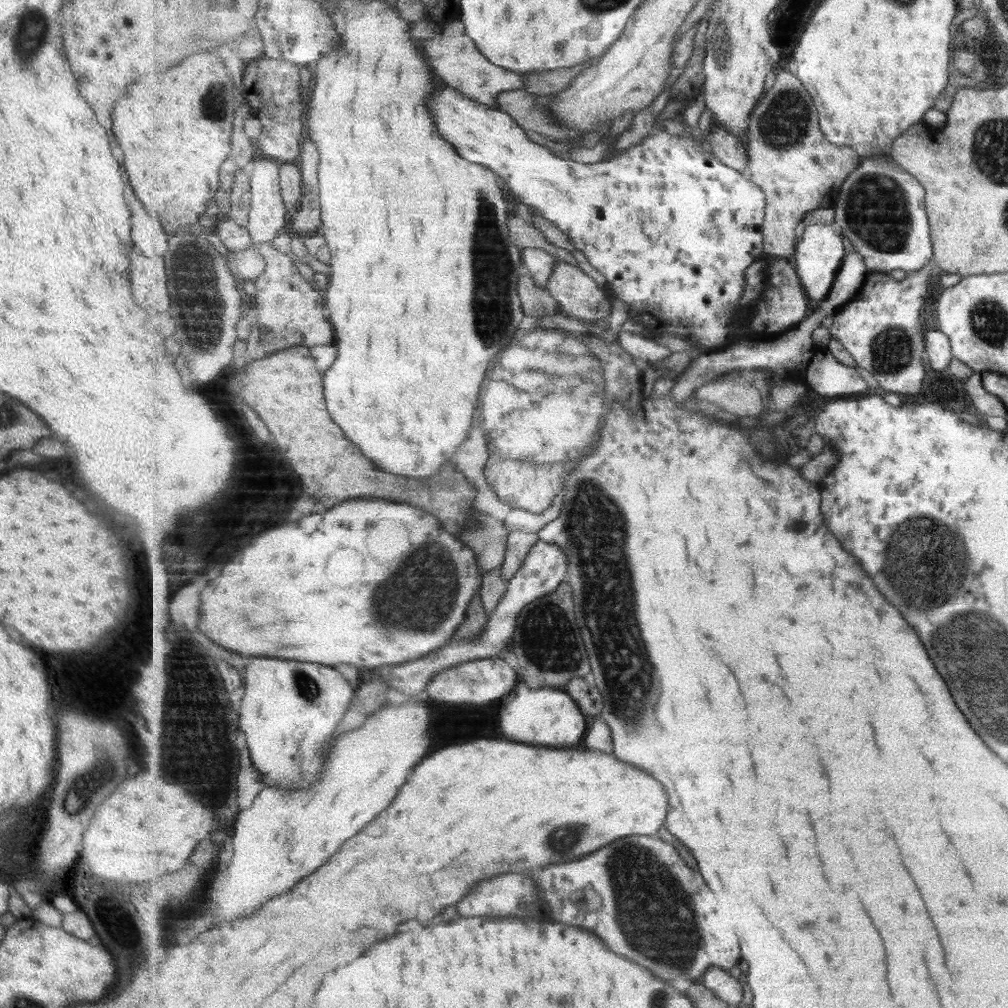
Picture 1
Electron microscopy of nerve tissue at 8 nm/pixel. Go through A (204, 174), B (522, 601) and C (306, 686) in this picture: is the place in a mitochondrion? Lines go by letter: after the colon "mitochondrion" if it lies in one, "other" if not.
A: other
B: other
C: mitochondrion

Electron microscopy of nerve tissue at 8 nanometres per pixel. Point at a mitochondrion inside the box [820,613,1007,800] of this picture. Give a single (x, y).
(960, 719)

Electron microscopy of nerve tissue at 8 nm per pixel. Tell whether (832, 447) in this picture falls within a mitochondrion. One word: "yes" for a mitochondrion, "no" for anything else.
no

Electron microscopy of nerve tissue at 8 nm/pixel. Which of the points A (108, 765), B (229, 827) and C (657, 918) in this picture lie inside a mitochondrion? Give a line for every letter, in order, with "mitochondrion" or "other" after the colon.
A: mitochondrion
B: other
C: mitochondrion

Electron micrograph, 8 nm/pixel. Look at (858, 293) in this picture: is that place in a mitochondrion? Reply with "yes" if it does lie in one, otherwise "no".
no

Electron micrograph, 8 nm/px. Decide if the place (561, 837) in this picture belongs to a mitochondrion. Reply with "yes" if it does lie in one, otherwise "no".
yes

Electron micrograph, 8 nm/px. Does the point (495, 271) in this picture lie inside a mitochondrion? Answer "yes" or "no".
yes

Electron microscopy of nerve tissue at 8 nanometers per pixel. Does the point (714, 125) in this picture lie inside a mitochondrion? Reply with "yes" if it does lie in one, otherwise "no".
no

